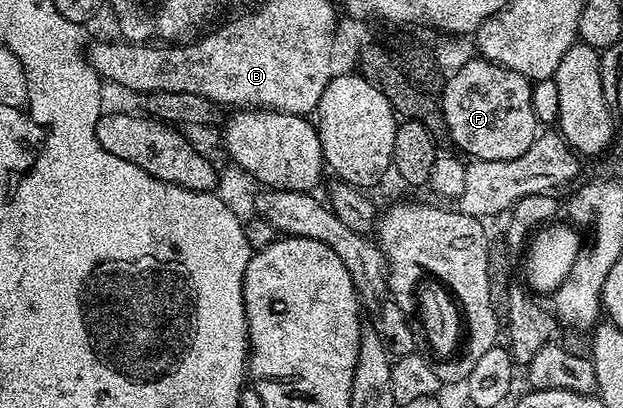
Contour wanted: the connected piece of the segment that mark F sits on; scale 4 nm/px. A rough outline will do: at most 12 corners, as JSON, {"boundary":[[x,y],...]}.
{"boundary":[[483,58],[438,96],[472,160],[514,159],[538,135],[533,81]]}

